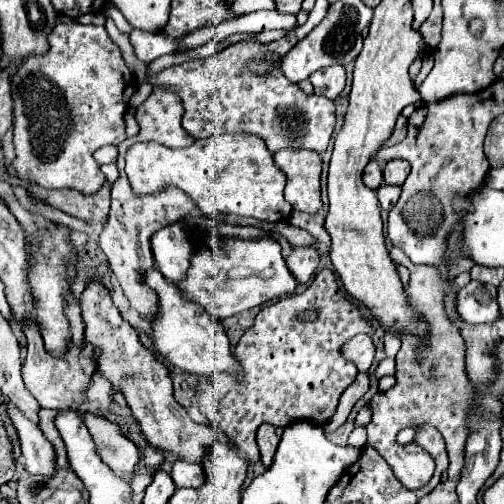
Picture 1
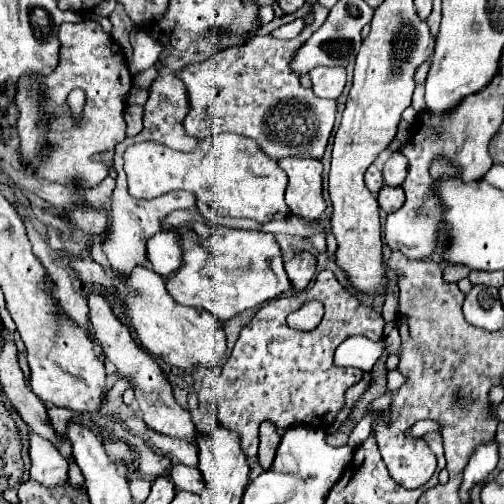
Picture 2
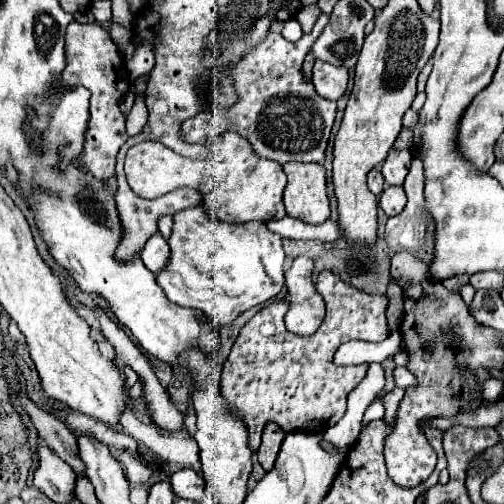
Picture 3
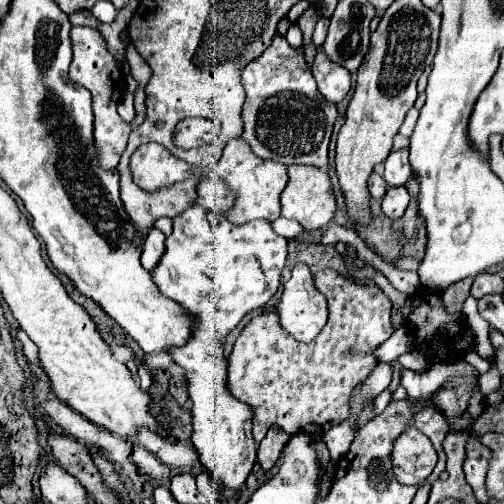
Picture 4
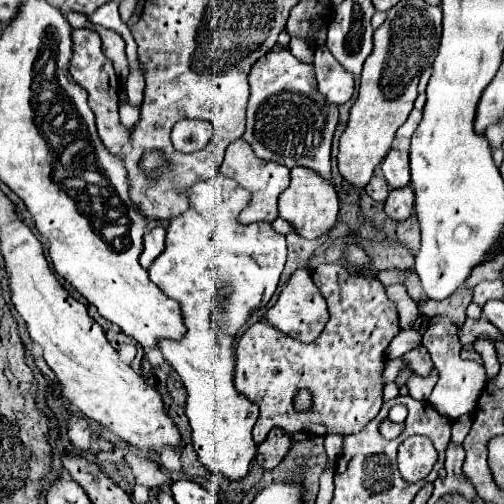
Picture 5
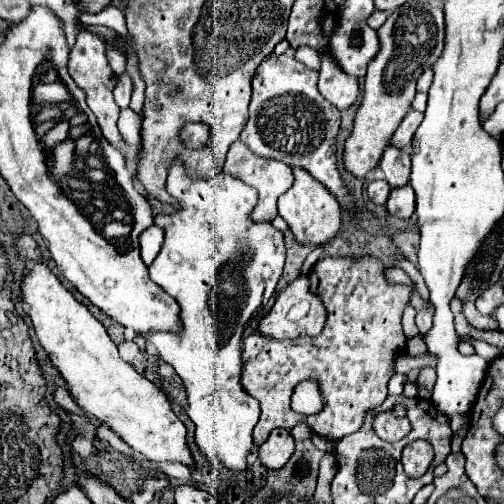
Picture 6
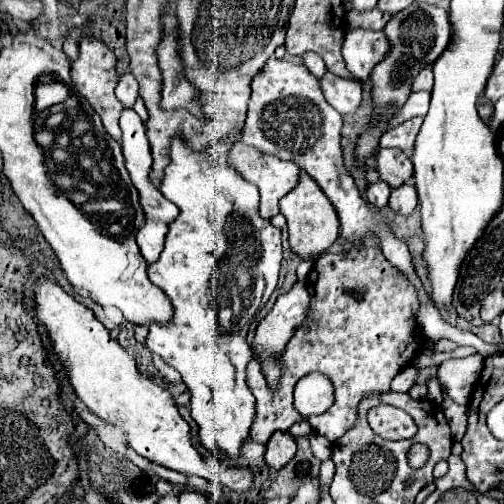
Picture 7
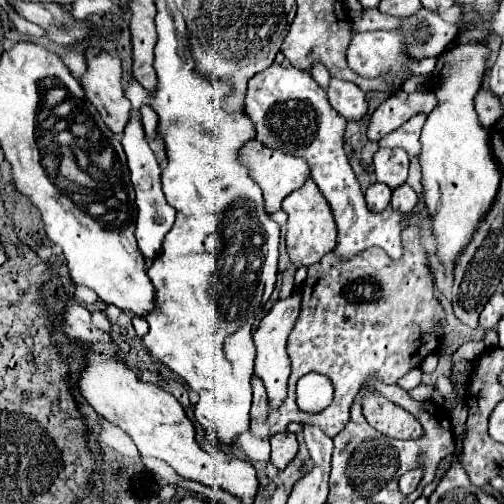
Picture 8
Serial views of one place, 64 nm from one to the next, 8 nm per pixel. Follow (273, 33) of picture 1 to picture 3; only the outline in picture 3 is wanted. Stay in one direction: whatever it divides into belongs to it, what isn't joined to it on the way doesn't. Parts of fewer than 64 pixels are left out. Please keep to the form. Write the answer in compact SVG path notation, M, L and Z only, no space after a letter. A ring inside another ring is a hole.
M290 18L290 20L284 24L284 28L282 28L282 36L284 36L286 40L290 40L290 42L300 40L300 36L302 36L300 24L298 24L294 18Z

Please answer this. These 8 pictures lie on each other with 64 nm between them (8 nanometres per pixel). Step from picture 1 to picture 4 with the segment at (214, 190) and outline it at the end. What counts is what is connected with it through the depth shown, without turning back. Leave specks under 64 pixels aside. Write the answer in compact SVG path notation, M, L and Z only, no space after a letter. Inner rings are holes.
M234 138L226 144L224 154L220 162L212 168L210 176L218 176L226 180L228 188L232 188L238 194L236 206L228 212L228 220L232 224L244 224L244 222L258 220L258 218L274 222L276 218L280 218L280 194L288 182L286 166L280 162L258 158L248 146L248 142L244 142L242 138ZM160 144L140 146L132 156L130 168L134 174L134 182L148 192L182 182L190 176L190 166L184 160L172 156Z

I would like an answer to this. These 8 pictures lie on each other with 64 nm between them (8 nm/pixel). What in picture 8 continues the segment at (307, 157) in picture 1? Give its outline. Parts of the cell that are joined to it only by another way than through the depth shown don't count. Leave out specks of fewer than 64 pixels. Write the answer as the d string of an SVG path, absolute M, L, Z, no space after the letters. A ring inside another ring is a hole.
M312 180L298 190L294 190L282 202L282 210L288 214L288 234L286 234L286 252L296 268L316 264L324 254L332 252L336 246L336 222L330 212L328 202Z

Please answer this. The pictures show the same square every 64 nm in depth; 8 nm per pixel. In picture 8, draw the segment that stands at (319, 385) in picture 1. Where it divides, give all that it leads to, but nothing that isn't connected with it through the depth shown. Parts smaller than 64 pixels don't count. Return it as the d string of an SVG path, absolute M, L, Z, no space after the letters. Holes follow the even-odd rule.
M414 222L402 232L402 246L404 254L400 260L392 260L382 248L368 248L362 254L354 256L352 260L338 260L334 252L328 252L324 260L312 264L308 268L306 282L302 284L302 312L294 324L287 341L287 353L292 360L292 374L288 380L288 396L280 408L272 408L268 404L268 396L264 384L254 376L254 404L252 404L252 422L250 432L258 438L272 438L274 434L286 430L288 422L308 422L320 426L328 436L336 436L350 418L350 404L354 396L364 386L366 378L376 376L386 384L396 384L406 372L420 366L426 356L434 354L440 346L442 332L446 326L446 312L438 298L434 296L434 282L432 282L432 260L430 252L420 244L420 224ZM308 372L324 374L332 380L334 386L334 400L322 412L302 412L296 404L296 382L300 376Z

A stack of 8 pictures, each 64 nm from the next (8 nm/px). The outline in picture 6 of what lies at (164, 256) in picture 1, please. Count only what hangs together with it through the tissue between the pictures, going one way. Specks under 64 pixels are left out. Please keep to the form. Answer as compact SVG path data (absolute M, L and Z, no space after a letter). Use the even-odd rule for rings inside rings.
M152 224L140 234L140 250L142 250L142 260L146 266L150 266L152 260L158 256L162 244L164 244L164 230L156 224Z

